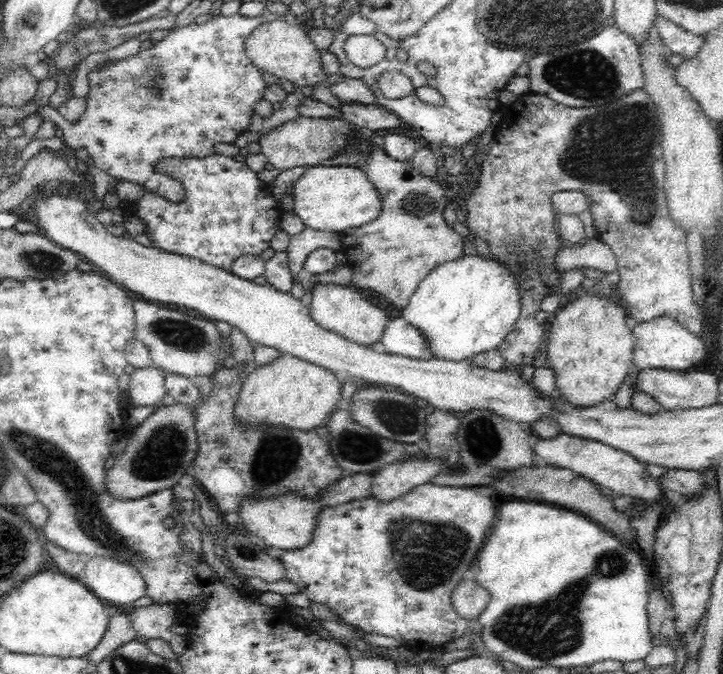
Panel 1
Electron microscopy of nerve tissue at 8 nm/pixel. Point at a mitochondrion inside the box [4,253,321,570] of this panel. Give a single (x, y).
(43, 455)

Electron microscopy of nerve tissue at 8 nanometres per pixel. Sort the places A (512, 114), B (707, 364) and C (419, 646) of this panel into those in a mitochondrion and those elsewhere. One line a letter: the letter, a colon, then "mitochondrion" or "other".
A: other
B: other
C: other

